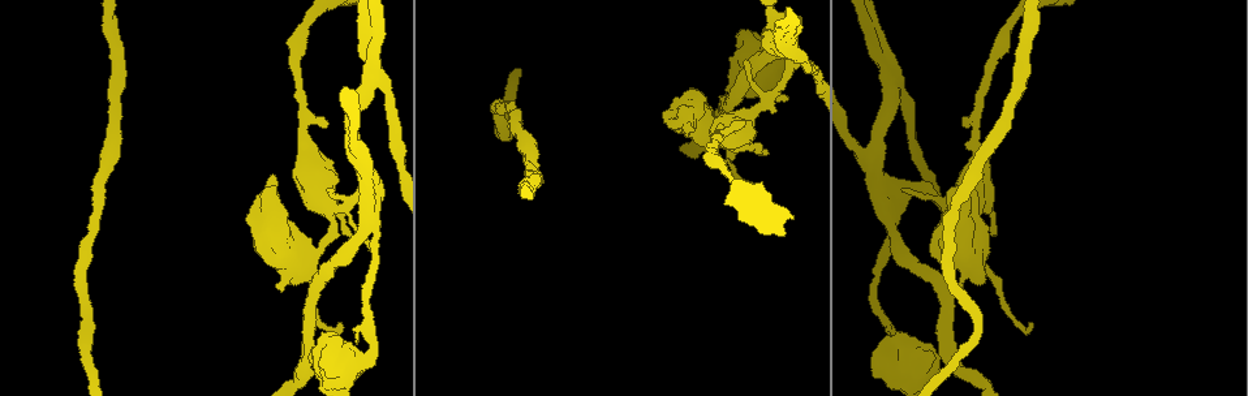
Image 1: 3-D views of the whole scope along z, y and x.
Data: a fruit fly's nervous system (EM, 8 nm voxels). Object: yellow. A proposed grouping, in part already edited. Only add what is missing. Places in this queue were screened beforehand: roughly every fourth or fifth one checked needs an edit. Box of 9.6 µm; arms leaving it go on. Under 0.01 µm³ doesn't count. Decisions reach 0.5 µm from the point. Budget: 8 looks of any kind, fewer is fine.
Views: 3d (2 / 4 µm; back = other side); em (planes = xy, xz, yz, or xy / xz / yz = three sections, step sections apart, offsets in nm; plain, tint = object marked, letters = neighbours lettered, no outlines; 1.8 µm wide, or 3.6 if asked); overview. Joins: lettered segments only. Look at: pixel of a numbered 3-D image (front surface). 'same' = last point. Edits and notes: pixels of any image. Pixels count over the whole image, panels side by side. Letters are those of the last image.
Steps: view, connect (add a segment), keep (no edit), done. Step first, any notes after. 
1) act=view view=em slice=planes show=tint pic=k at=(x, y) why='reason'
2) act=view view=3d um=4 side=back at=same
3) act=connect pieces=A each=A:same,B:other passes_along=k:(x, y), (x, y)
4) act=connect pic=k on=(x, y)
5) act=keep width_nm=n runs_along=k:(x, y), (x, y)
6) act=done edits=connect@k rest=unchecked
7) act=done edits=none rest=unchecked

act=view view=em slice=xy step=16 show=letters pic=1 at=(886, 77) why='abrupt turn'

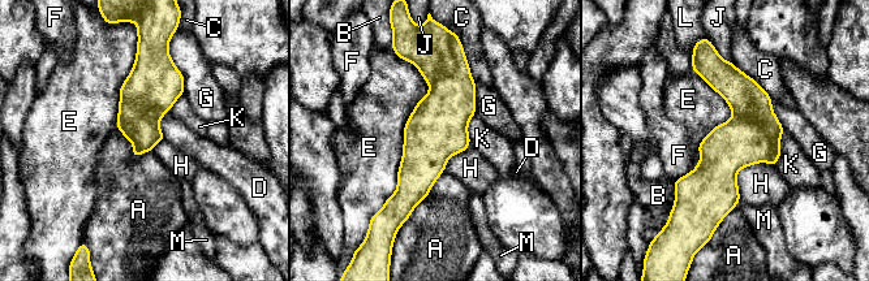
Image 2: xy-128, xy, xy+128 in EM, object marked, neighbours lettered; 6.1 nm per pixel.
act=keep each=A:other,B:other,C:other,D:other,E:other,F:other,G:other,H:other,J:other,K:other,L:other,M:other runs_along=2:(714, 63), (740, 93), (722, 212) found='no lettered segment goes on from it'

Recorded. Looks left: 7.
act=view view=em slice=xz step=4 show=tint pic=1 at=(371, 217) why='looks like a crossing'

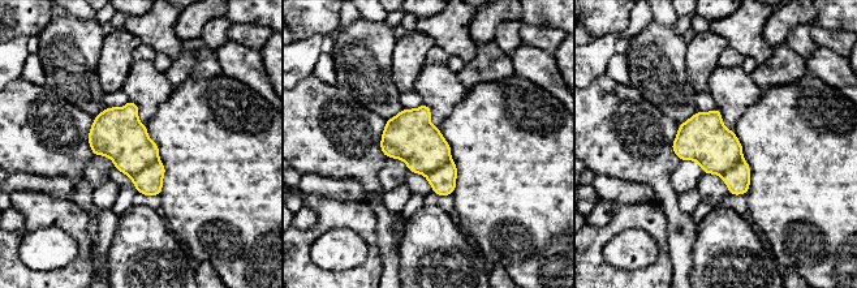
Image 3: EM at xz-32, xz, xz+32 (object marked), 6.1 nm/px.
act=view view=em slice=planes show=letters at=same why='another direction'

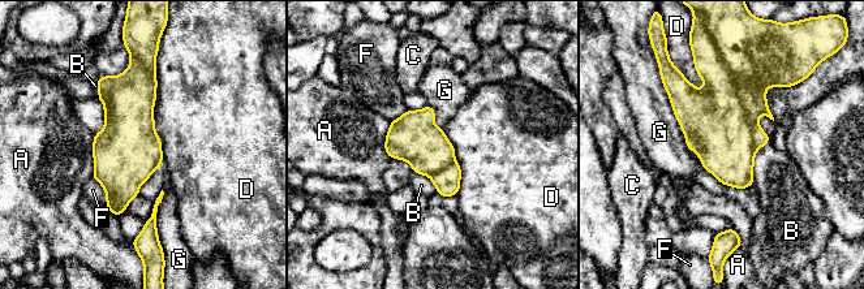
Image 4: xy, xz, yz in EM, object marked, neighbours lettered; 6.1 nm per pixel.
act=keep width_nm=300 each=A:other,B:other,C:other,D:other,F:other,G:other border=4:(155, 57), (162, 165) found='no lettered segment goes on from it'

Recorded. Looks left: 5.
act=view view=3d um=4 pic=1 at=(350, 363) why='calibre changes'

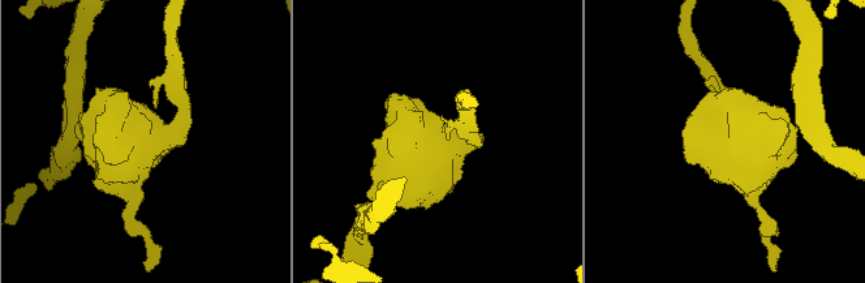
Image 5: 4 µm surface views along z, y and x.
act=view view=em um=3.6 slice=planes show=plain pic=5 at=(143, 141) why='shape alone is not enough'

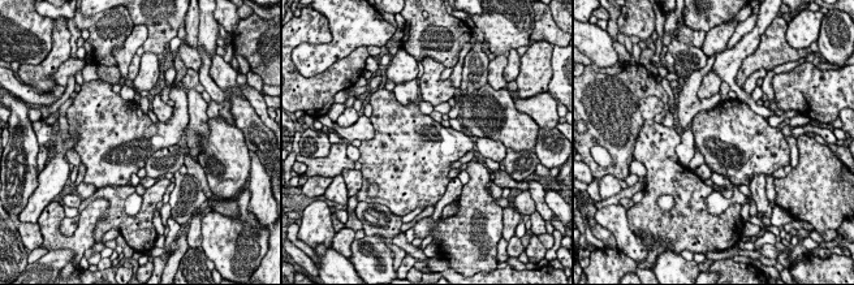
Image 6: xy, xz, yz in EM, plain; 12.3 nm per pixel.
act=view view=em um=3.6 slice=planes show=letters at=same

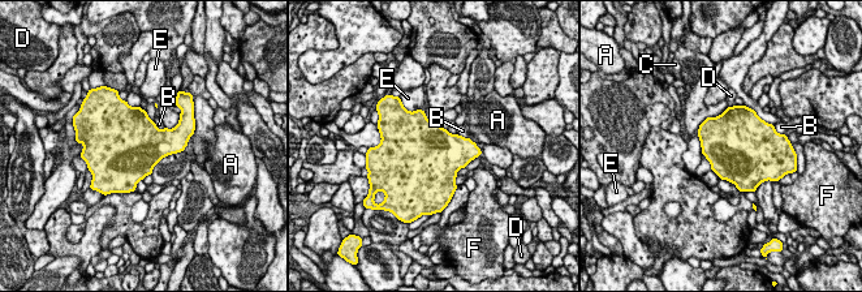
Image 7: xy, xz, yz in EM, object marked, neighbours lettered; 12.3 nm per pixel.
act=keep each=A:other,B:other,C:other,D:other,E:other,F:other border=7:(445, 129), (456, 134) found='no lettered segment goes on from it'

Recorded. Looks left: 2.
act=done edits=none rest=unchecked

